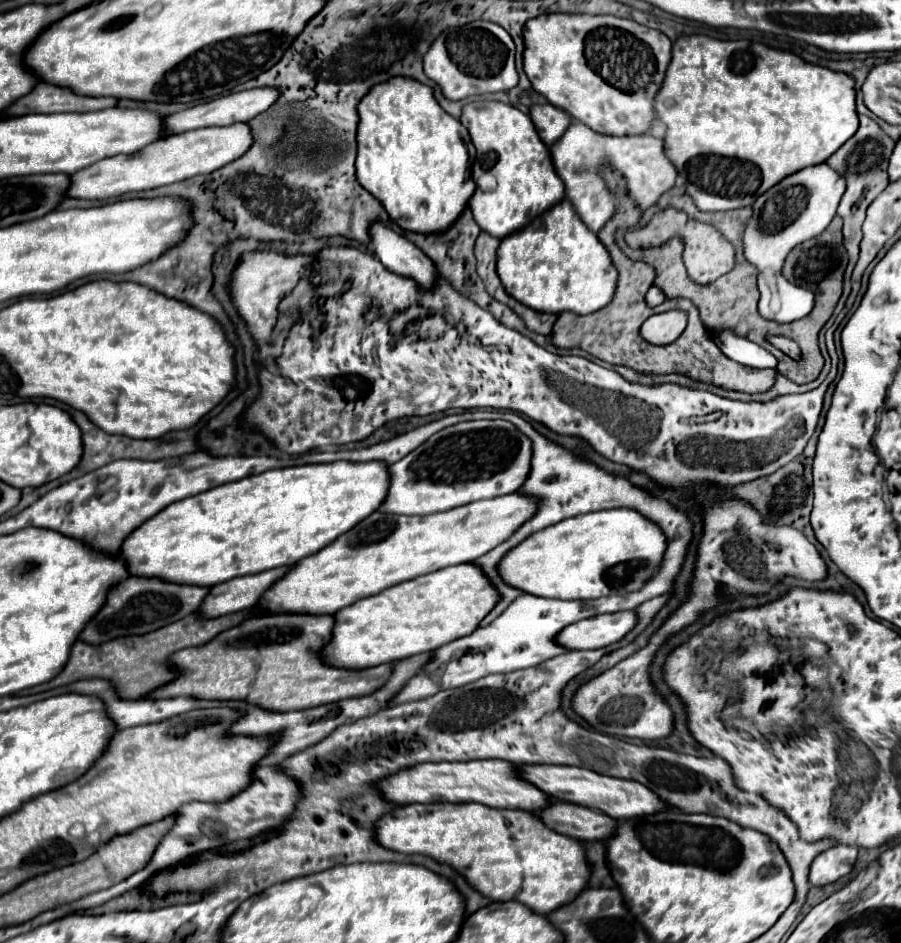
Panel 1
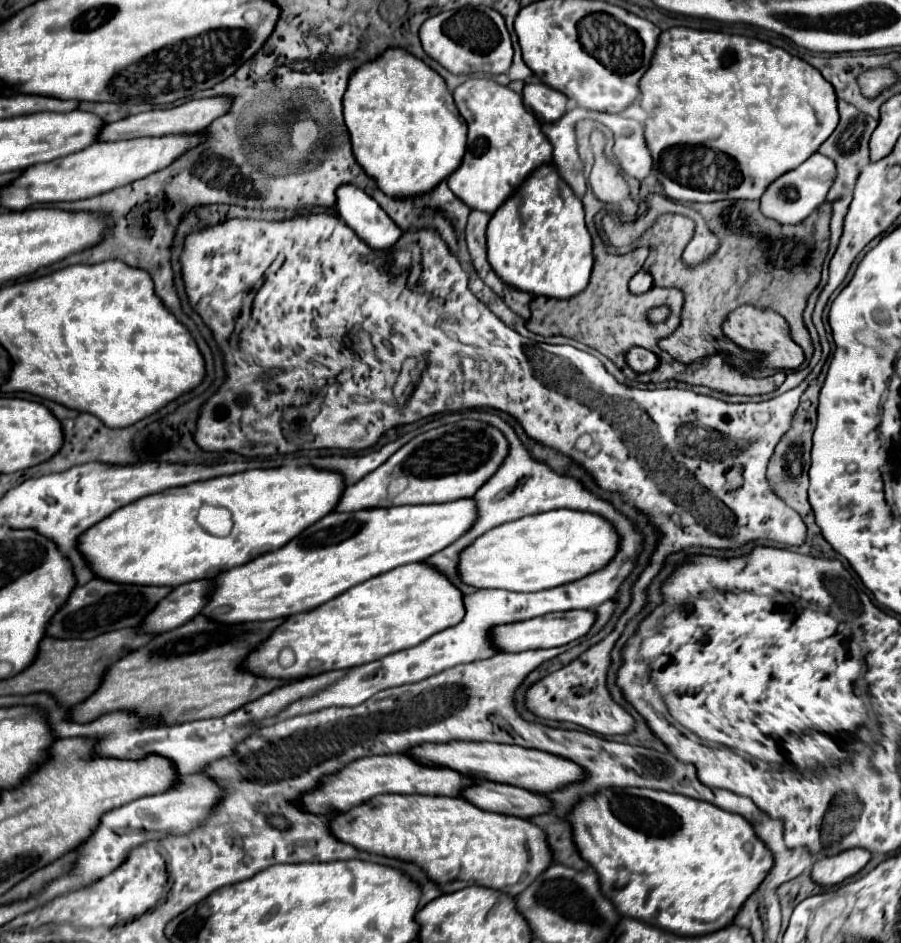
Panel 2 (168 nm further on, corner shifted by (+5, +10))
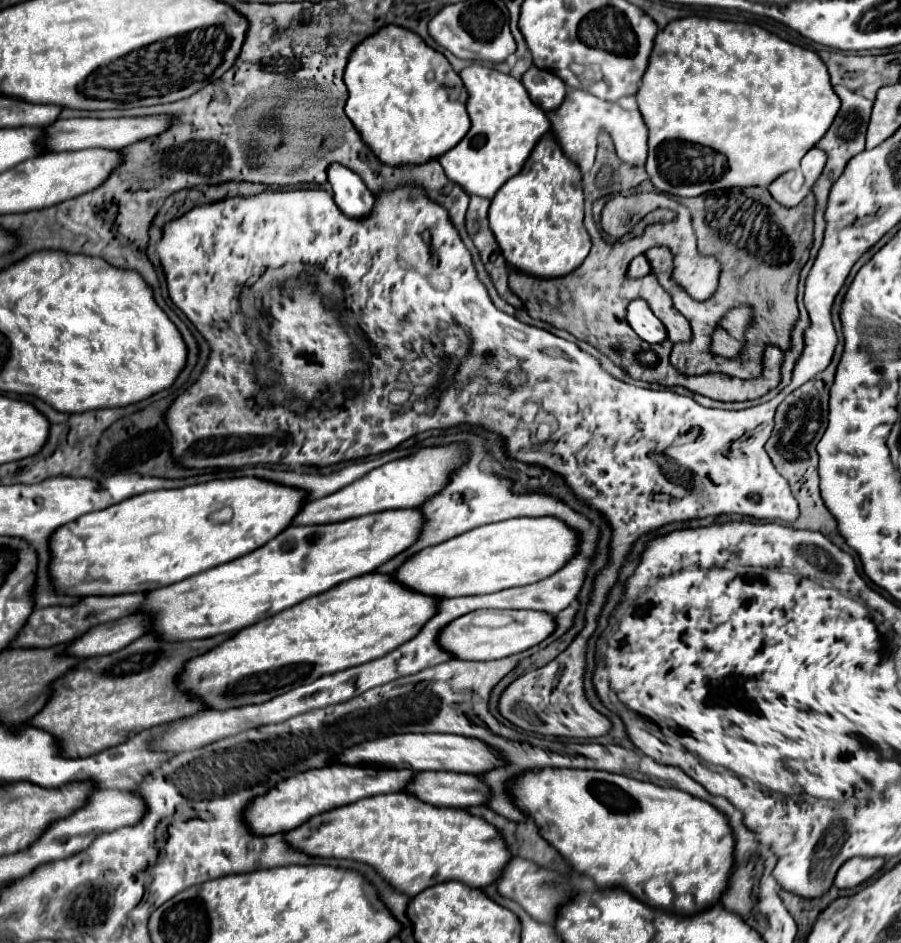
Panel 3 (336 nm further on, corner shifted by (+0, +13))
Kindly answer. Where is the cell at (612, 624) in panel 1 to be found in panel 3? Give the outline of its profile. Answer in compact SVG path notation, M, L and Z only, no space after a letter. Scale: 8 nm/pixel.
M511 611L513 621L505 627L477 627L471 623L475 613L467 613L451 623L447 631L443 631L443 647L447 651L455 651L457 659L473 659L473 661L493 661L493 659L503 659L521 651L527 651L547 637L551 637L557 629L555 615L545 613L545 611Z

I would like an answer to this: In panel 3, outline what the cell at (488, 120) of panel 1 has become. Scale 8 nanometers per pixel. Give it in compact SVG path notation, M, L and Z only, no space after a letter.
M473 63L461 71L461 79L469 95L467 113L471 117L471 129L439 163L447 177L459 183L467 195L493 199L495 193L523 169L535 145L551 131L551 123L545 111L529 99L521 81L511 75Z

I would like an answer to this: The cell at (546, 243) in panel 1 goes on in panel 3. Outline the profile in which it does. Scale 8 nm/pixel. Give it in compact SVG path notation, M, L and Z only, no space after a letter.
M553 133L547 135L547 139L539 143L539 147L535 147L531 159L527 161L527 167L523 167L523 171L515 175L515 179L509 179L505 187L499 189L499 195L495 195L489 207L489 223L509 267L541 279L559 279L563 275L571 275L589 255L591 239L583 225L583 215L579 167L563 155Z

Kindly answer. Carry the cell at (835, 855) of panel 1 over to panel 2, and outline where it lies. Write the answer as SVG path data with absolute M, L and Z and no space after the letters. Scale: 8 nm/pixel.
M862 848L846 850L832 858L822 858L814 864L812 880L822 886L828 886L828 888L838 886L844 880L856 876L870 862L870 858L872 858L872 854Z

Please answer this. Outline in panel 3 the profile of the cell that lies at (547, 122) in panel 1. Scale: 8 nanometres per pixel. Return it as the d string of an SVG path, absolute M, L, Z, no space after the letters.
M531 67L523 75L521 83L525 85L527 93L531 95L531 101L535 105L539 105L543 111L555 111L567 95L567 87L557 75L537 69L537 67Z

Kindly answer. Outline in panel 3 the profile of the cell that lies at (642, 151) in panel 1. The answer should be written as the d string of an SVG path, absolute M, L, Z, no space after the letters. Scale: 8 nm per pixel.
M573 89L567 93L565 101L561 103L559 109L547 113L553 133L563 149L563 153L579 165L581 173L587 173L593 167L595 161L595 151L597 151L597 133L607 131L613 137L615 151L621 155L621 159L629 165L645 165L647 161L647 127L641 119L641 113L634 96L622 98L615 103L601 101L593 97L587 91Z

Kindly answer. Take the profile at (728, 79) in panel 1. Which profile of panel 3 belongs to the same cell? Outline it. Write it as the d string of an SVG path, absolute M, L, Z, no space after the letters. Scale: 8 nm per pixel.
M695 15L671 21L665 29L661 29L657 33L655 47L649 57L649 67L643 75L641 87L635 97L639 103L639 111L643 115L643 121L649 129L649 157L645 163L647 175L659 191L663 191L667 195L679 195L679 197L697 197L707 191L729 189L729 187L769 187L779 175L799 167L799 161L803 159L803 155L809 149L813 149L819 143L819 139L823 139L823 135L829 131L829 127L841 107L841 99L835 95L835 91L829 83L827 67L819 59L817 53L803 49L799 45L787 43L787 41L779 39L777 35L761 29L759 25L717 21L717 19L705 19L705 17L695 17Z

